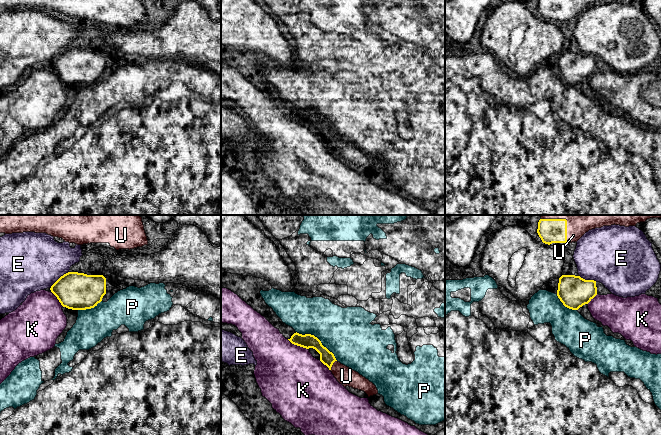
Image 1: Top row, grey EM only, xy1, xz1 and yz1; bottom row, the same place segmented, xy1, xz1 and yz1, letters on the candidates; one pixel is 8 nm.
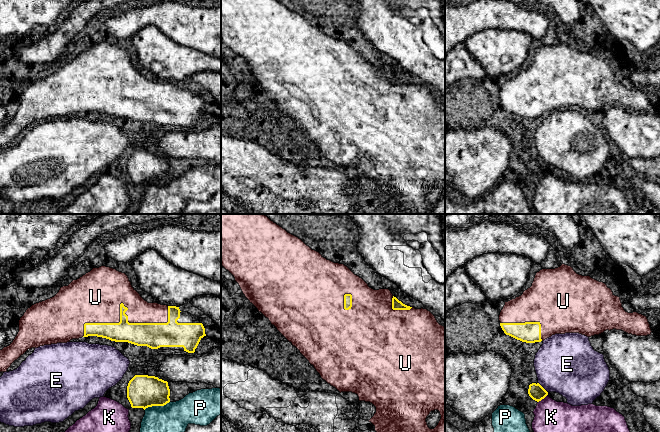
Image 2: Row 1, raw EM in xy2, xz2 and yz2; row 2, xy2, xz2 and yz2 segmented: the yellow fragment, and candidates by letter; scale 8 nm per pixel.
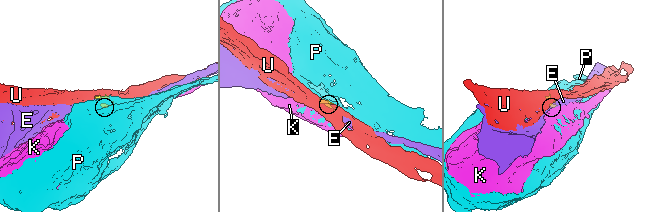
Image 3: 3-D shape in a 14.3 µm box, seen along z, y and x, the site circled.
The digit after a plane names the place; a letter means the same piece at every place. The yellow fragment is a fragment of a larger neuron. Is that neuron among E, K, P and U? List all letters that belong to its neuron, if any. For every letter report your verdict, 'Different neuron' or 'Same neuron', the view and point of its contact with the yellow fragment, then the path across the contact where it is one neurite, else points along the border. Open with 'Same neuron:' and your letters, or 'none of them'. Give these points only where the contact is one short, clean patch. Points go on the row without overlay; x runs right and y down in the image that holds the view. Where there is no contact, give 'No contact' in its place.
Same neuron: none of them
E: Different neuron. Touches yellow at xy1 (58, 55)
K: Different neuron. Touches yellow at xz1 (297, 121)
P: Different neuron. Touches yellow at xz1 (318, 115)
U: Different neuron. Touches yellow at xy2 (124, 82)

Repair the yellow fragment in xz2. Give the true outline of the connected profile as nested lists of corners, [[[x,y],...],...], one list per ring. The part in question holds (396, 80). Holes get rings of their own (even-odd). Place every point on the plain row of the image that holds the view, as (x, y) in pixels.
[[[396,73],[392,74],[392,85],[393,86],[410,86],[412,83],[403,80]]]

